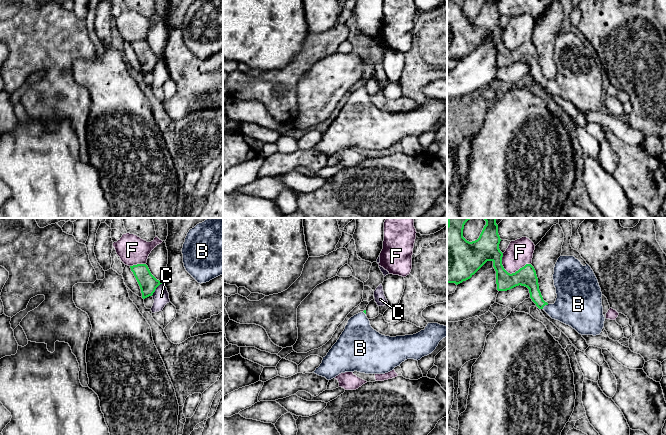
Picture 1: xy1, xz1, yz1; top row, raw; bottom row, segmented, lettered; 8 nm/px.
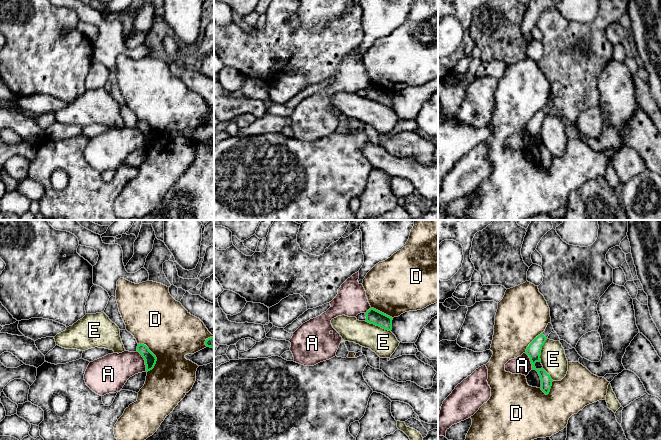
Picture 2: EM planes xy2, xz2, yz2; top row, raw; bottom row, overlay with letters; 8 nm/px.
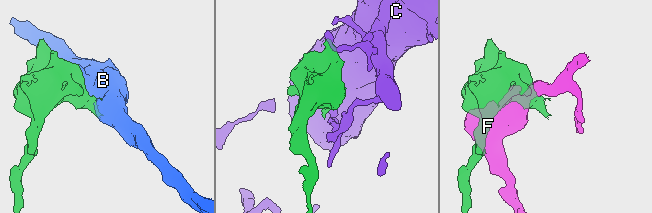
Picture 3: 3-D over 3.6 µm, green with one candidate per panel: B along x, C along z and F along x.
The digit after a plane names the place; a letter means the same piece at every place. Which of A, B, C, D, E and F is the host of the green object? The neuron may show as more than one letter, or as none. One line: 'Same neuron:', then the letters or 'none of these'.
Same neuron: B

